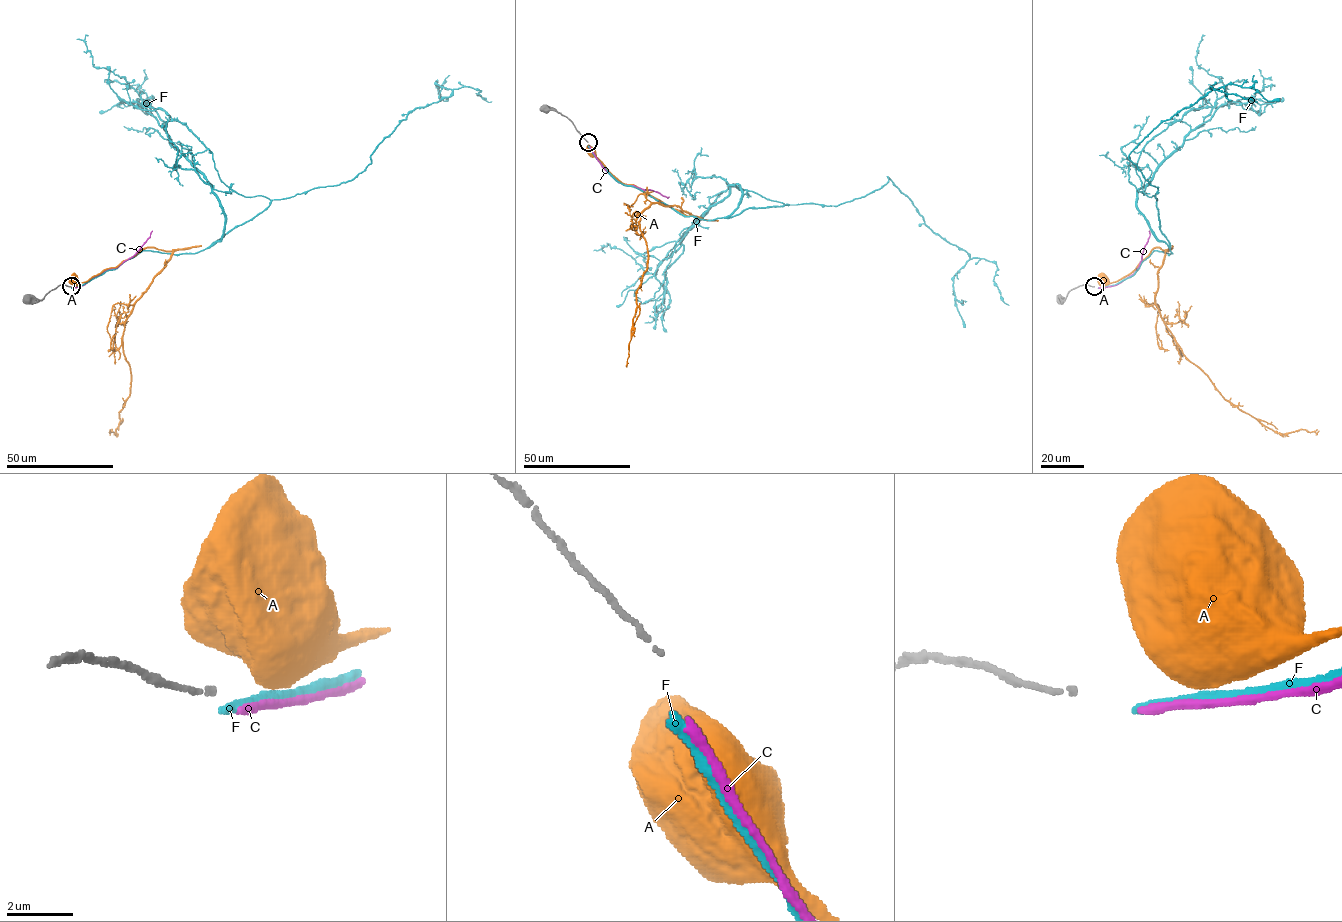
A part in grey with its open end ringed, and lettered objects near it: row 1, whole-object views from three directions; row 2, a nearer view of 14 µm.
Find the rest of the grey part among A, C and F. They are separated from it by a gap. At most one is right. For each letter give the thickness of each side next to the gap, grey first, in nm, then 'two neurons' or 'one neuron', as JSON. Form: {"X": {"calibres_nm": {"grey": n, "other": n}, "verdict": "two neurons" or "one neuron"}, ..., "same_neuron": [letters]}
{"A": {"calibres_nm": {"grey": 160, "other": 850}, "verdict": "two neurons"}, "C": {"calibres_nm": {"grey": 160, "other": 280}, "verdict": "two neurons"}, "F": {"calibres_nm": {"grey": 160, "other": 300}, "verdict": "two neurons"}, "same_neuron": []}

